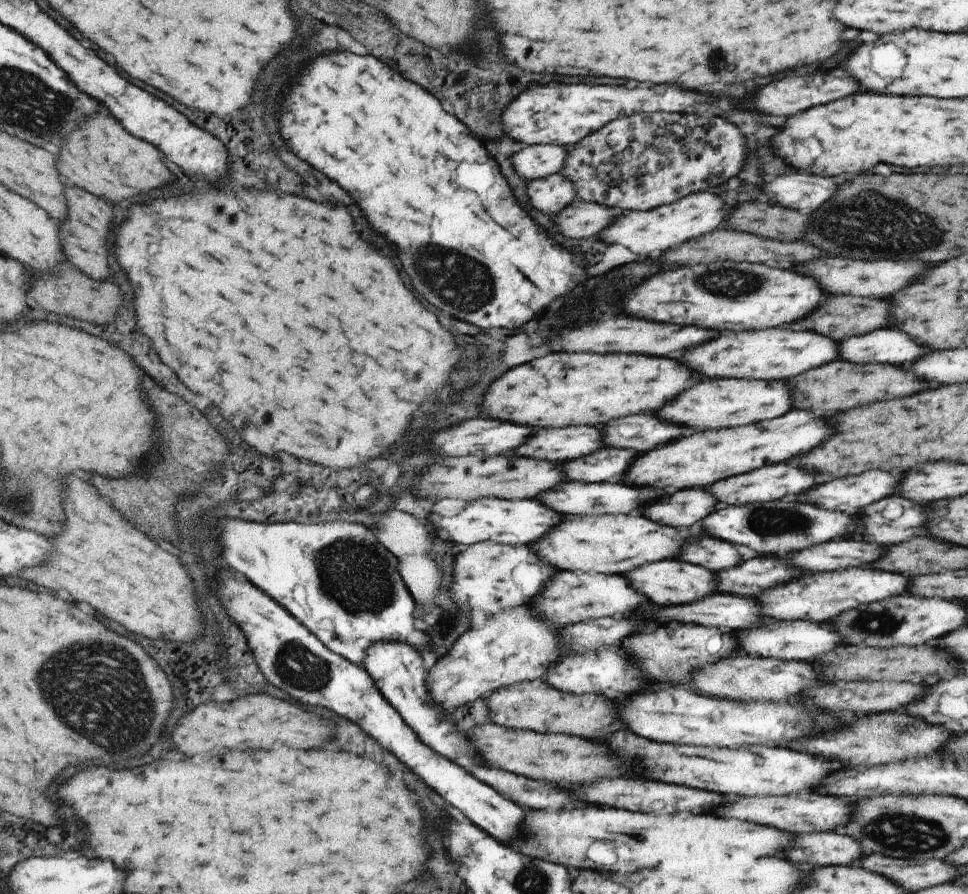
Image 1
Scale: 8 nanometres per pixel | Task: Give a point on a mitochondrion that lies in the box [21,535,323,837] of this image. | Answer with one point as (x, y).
(124, 723)

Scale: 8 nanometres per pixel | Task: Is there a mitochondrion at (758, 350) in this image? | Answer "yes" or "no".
no

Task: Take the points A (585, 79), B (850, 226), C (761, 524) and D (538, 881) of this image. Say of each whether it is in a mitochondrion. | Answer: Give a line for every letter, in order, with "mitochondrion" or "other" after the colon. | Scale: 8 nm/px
A: other
B: mitochondrion
C: mitochondrion
D: mitochondrion

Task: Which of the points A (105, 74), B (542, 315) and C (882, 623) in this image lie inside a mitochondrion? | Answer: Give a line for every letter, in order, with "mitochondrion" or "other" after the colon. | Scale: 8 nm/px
A: other
B: other
C: mitochondrion

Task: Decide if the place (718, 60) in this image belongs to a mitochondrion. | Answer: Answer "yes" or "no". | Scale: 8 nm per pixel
yes

